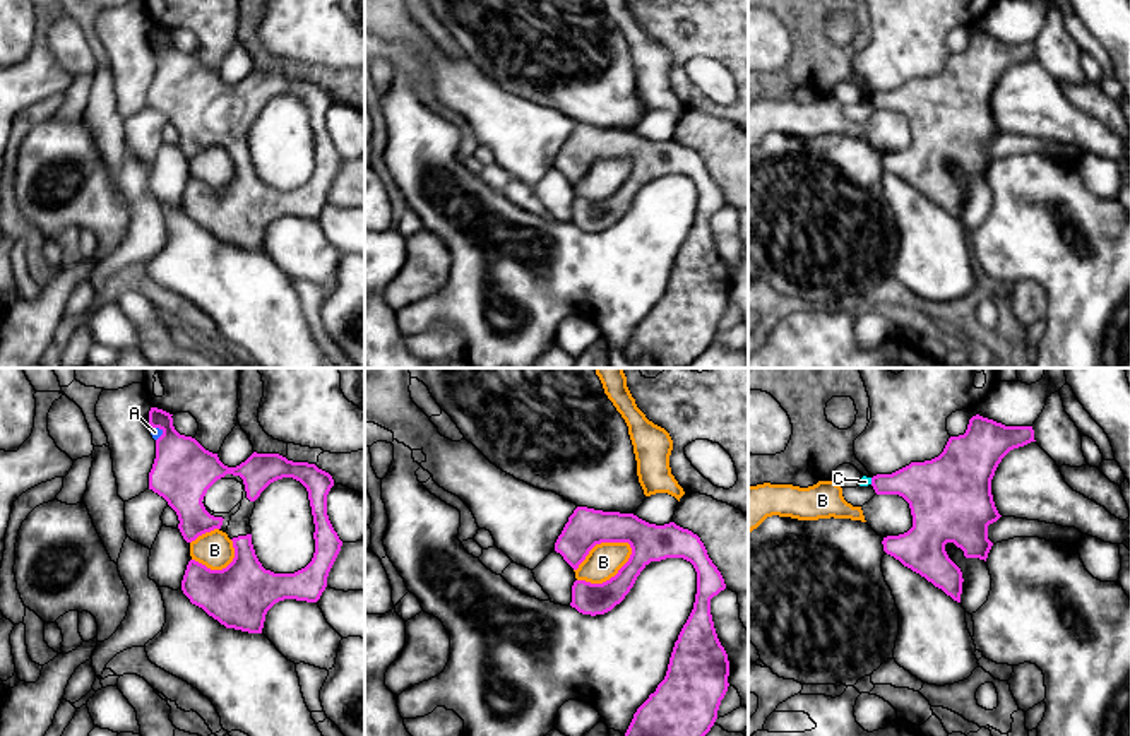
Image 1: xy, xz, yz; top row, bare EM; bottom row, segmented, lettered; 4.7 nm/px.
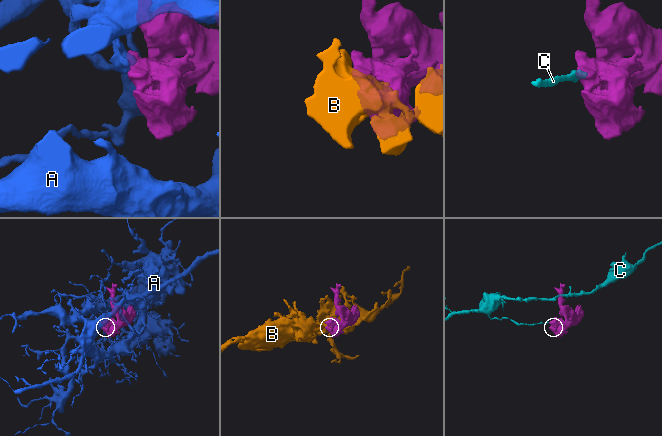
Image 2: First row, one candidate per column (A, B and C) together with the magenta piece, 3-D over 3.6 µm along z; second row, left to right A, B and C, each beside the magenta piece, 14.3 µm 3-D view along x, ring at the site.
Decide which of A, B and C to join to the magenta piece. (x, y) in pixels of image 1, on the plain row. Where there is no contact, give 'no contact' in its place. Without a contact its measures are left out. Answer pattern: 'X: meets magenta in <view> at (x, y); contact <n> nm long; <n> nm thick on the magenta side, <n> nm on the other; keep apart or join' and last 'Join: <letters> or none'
A: meets magenta in xy at (160, 45); contact 90 nm long; 280 nm thick on the magenta side, 50 nm on the other; keep apart
B: meets magenta in xz at (612, 194); contact 300 nm long; 180 nm thick on the magenta side, 160 nm on the other; join
C: meets magenta in yz at (872, 98); contact 30 nm long; 220 nm thick on the magenta side, 50 nm on the other; keep apart
Join: B

